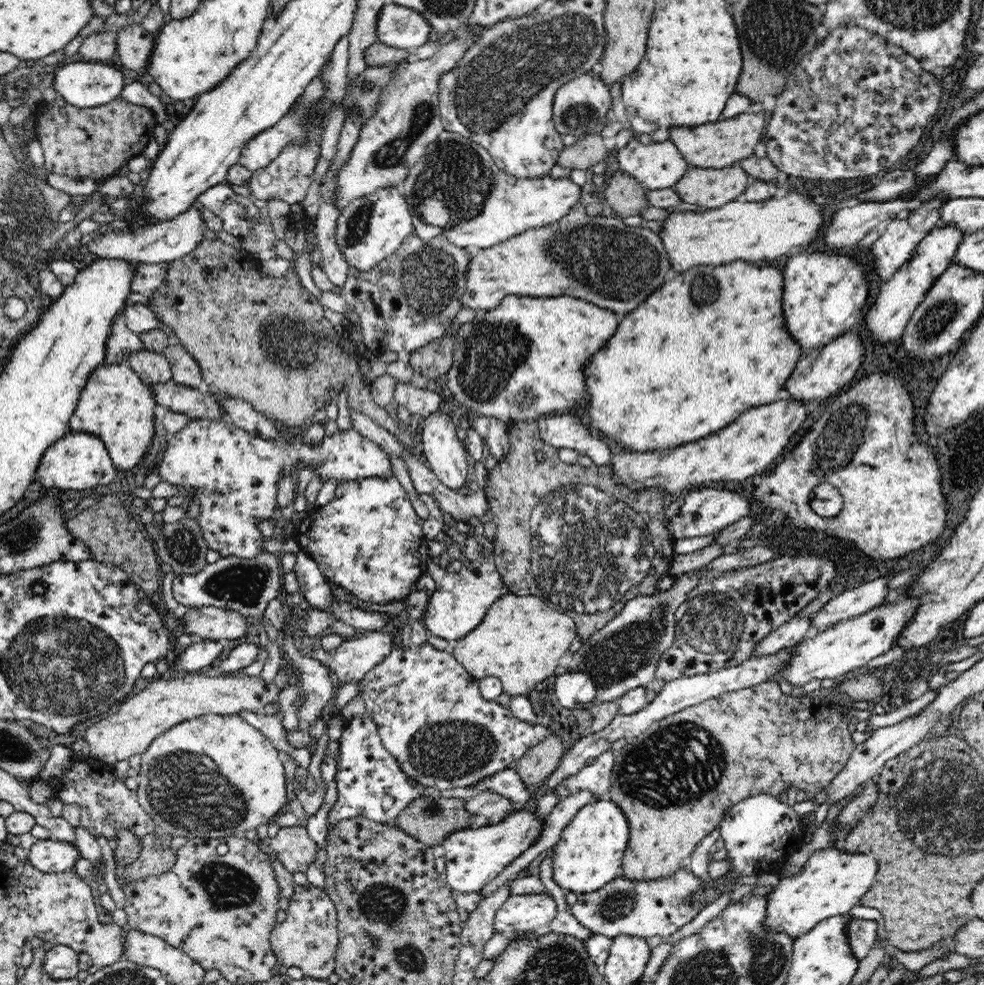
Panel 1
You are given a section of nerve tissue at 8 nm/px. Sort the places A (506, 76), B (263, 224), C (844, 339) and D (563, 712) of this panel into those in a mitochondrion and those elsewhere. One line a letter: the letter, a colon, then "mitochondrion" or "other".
A: mitochondrion
B: other
C: other
D: other

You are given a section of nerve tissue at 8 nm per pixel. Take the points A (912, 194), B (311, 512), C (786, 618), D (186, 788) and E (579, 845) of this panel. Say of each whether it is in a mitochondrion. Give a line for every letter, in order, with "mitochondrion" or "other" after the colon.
A: other
B: other
C: other
D: mitochondrion
E: other

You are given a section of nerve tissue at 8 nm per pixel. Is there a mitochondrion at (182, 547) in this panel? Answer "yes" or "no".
yes

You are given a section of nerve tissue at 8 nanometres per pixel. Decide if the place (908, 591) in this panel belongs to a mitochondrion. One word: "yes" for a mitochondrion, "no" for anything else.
no

